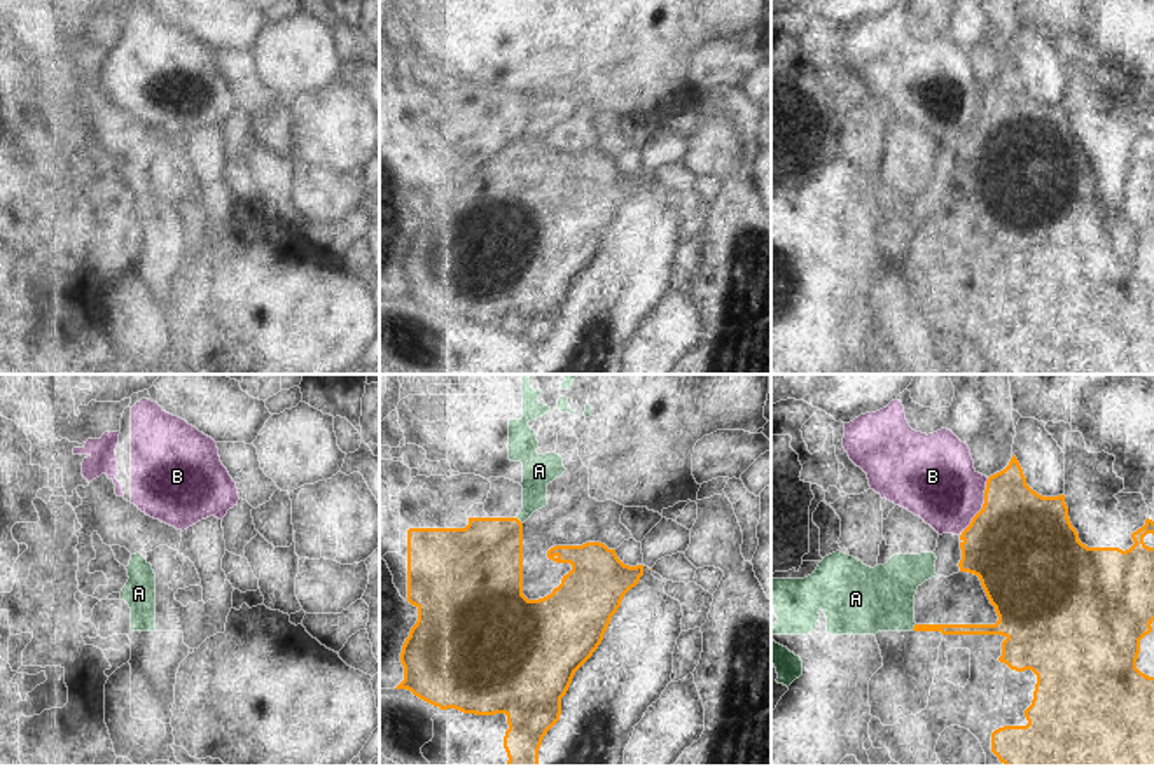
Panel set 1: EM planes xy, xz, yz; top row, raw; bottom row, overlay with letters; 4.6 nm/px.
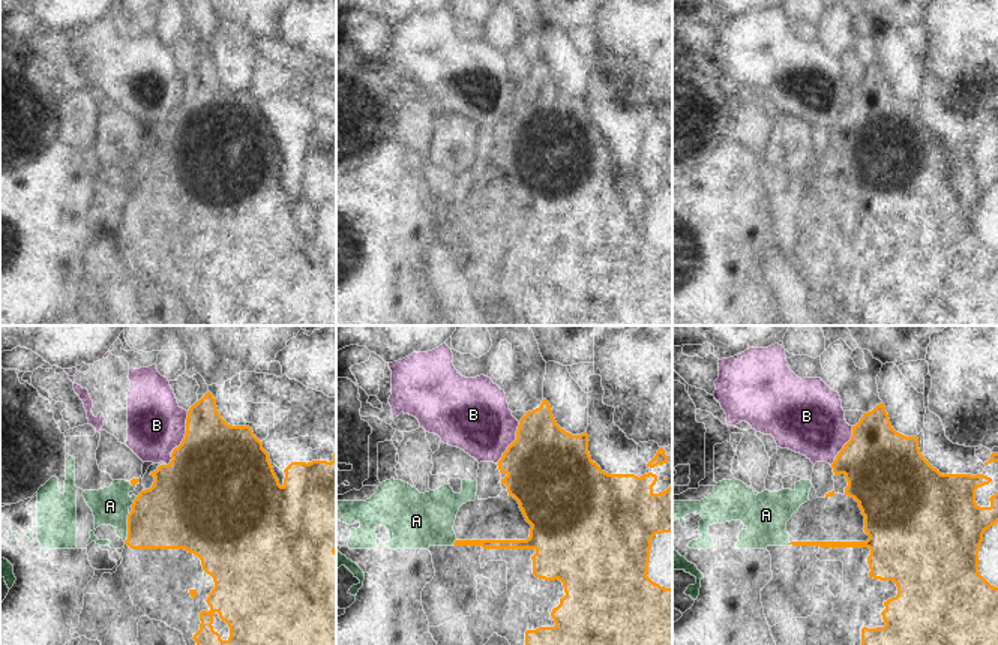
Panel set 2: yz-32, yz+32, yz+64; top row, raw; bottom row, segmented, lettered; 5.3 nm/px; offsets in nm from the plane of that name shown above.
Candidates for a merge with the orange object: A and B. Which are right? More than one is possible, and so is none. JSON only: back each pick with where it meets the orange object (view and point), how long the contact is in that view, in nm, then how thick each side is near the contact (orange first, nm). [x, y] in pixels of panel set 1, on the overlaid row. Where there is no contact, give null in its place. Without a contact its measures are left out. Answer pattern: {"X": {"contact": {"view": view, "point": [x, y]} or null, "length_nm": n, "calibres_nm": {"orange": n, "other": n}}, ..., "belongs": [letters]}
{"belongs": []}

